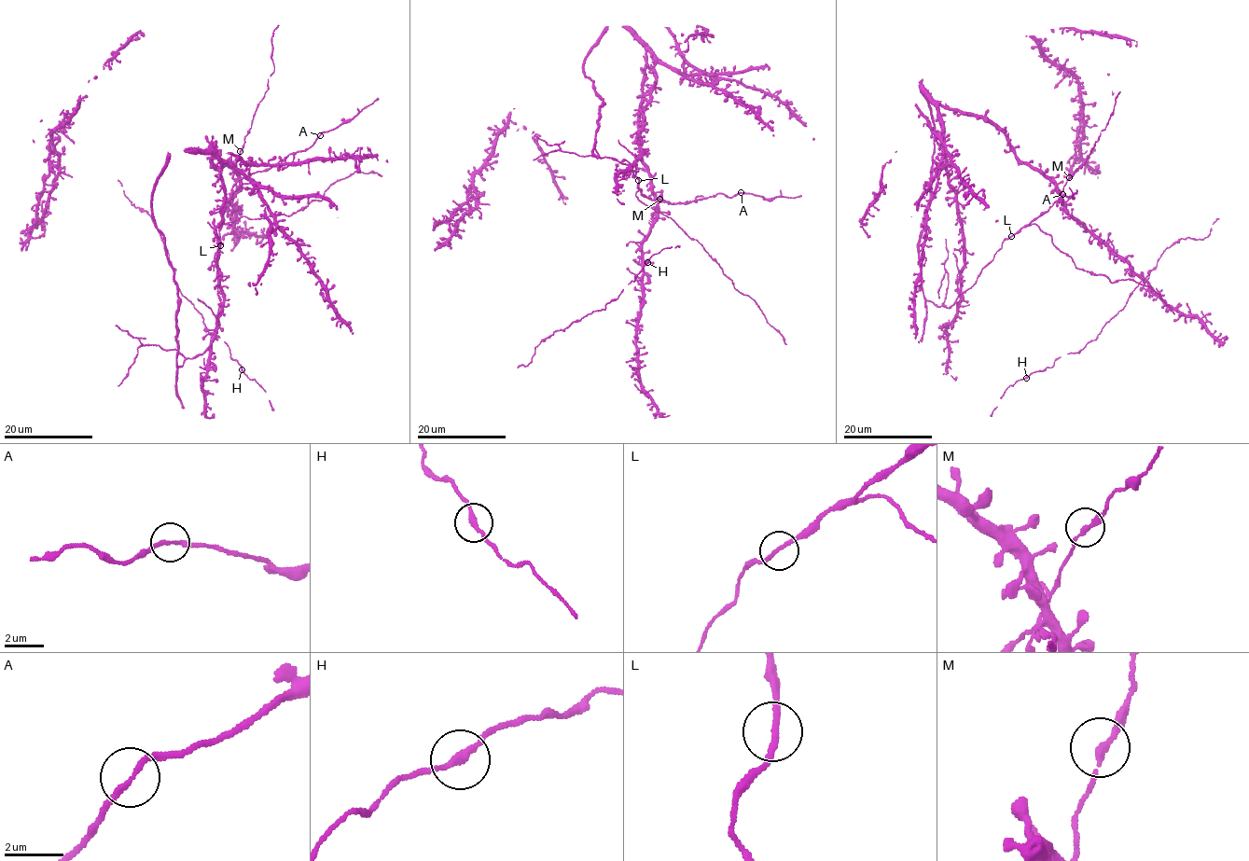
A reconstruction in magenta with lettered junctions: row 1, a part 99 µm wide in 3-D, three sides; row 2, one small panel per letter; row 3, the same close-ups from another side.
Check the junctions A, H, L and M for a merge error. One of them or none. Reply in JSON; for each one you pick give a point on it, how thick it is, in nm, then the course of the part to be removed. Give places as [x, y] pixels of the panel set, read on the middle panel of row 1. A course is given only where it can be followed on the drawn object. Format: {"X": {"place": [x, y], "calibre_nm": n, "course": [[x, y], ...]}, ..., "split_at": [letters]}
{"split_at": []}

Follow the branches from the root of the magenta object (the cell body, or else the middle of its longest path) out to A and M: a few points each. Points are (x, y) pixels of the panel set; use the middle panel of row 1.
A: (635, 171), (638, 170), (631, 176), (638, 179), (642, 194), (673, 204), (720, 193), (731, 197), (741, 193)
M: (635, 171), (638, 170), (634, 176), (631, 176), (638, 179), (642, 194), (659, 200)

